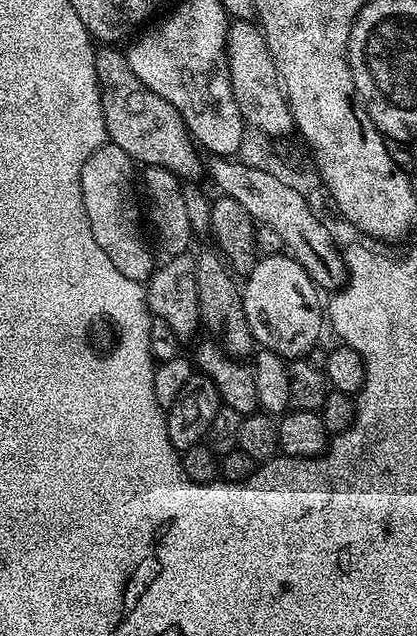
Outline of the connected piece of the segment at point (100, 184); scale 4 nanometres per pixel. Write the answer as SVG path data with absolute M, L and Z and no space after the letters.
M106 142L90 158L86 158L86 166L82 166L80 181L82 182L82 202L86 206L86 218L90 222L90 230L94 230L94 242L102 246L102 254L114 262L114 267L126 278L147 281L154 271L152 252L144 245L140 237L140 228L136 225L136 200L132 197L132 168L134 162L117 144Z

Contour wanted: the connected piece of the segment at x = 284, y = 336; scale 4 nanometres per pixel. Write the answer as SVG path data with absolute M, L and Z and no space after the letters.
M289 254L261 255L245 280L242 299L253 341L261 349L285 358L308 354L320 336L320 320L322 324L322 292L310 274Z

